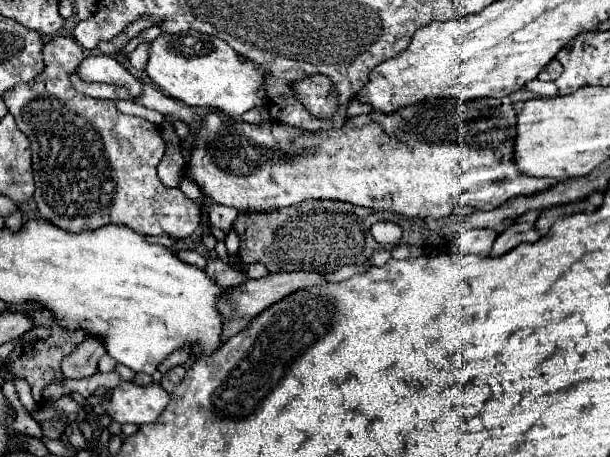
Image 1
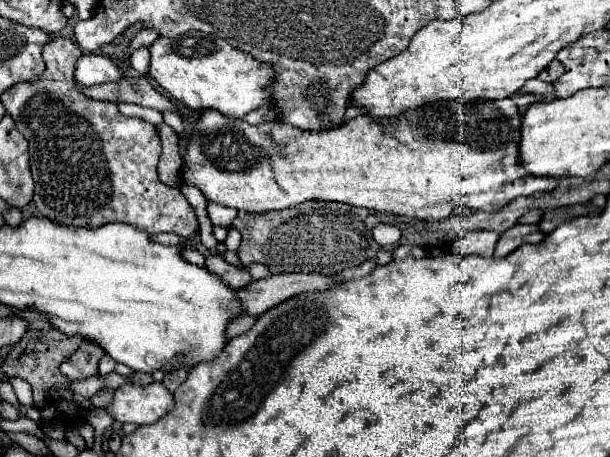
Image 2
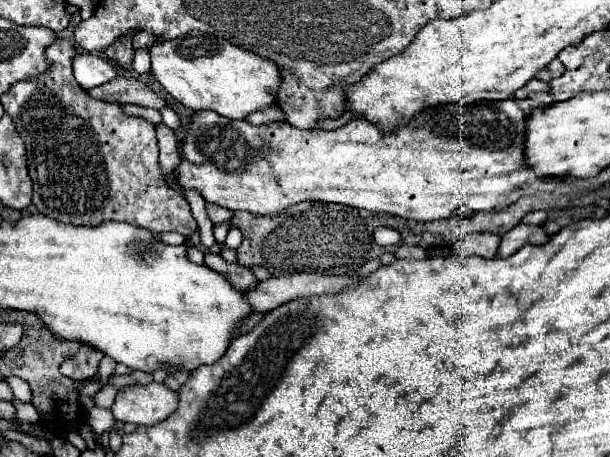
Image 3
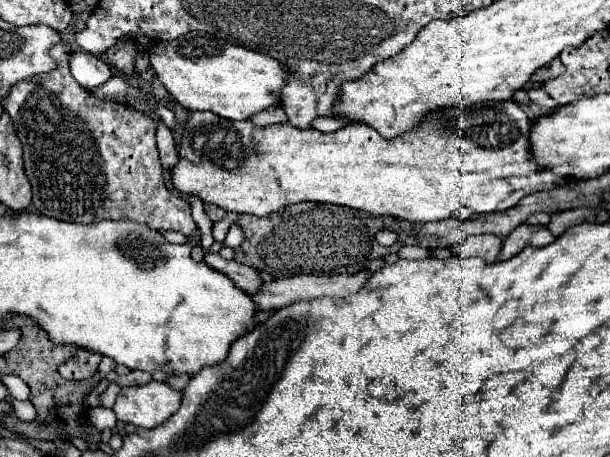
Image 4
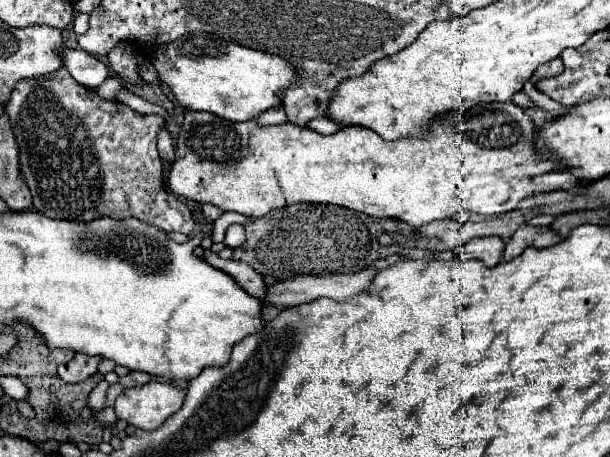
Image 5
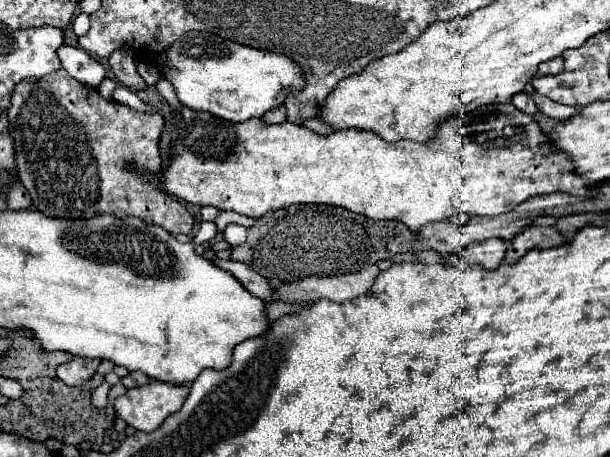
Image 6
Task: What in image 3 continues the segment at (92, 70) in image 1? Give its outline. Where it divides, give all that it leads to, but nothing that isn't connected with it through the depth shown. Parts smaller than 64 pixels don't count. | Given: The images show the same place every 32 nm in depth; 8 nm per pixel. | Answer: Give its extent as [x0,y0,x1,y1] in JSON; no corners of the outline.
[72,54,118,90]

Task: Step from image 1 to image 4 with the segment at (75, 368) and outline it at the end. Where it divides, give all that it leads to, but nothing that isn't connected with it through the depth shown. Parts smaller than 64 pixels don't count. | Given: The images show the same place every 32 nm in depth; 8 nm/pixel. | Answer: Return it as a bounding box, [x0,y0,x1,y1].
[58,350,102,380]

